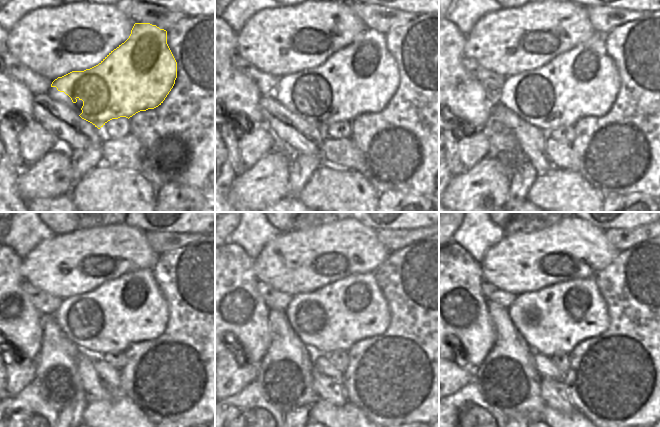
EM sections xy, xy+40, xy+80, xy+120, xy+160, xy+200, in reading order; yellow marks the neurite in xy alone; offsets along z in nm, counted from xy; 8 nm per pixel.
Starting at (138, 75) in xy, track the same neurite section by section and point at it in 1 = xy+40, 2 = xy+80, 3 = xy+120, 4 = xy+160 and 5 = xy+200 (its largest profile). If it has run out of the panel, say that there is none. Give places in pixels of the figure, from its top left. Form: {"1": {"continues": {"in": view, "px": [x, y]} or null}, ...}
{"1": {"continues": {"in": "xy+40", "px": [362, 77]}}, "2": {"continues": {"in": "xy+80", "px": [582, 82]}}, "3": {"continues": {"in": "xy+120", "px": [130, 308]}}, "4": {"continues": {"in": "xy+160", "px": [333, 318]}}, "5": {"continues": {"in": "xy+200", "px": [553, 320]}}}

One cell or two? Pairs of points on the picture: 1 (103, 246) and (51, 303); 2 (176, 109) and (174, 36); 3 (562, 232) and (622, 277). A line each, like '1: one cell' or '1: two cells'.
1: two cells
2: one cell
3: two cells

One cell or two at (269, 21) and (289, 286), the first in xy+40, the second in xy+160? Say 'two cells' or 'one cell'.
one cell

